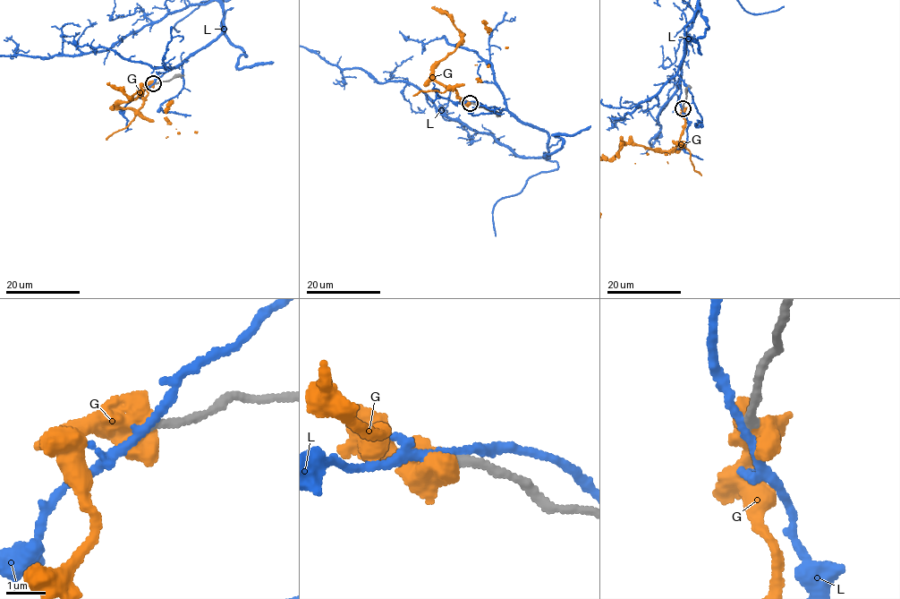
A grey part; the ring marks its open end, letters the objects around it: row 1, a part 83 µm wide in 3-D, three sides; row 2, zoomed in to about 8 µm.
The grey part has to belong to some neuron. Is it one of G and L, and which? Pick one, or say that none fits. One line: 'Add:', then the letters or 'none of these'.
Add: G

